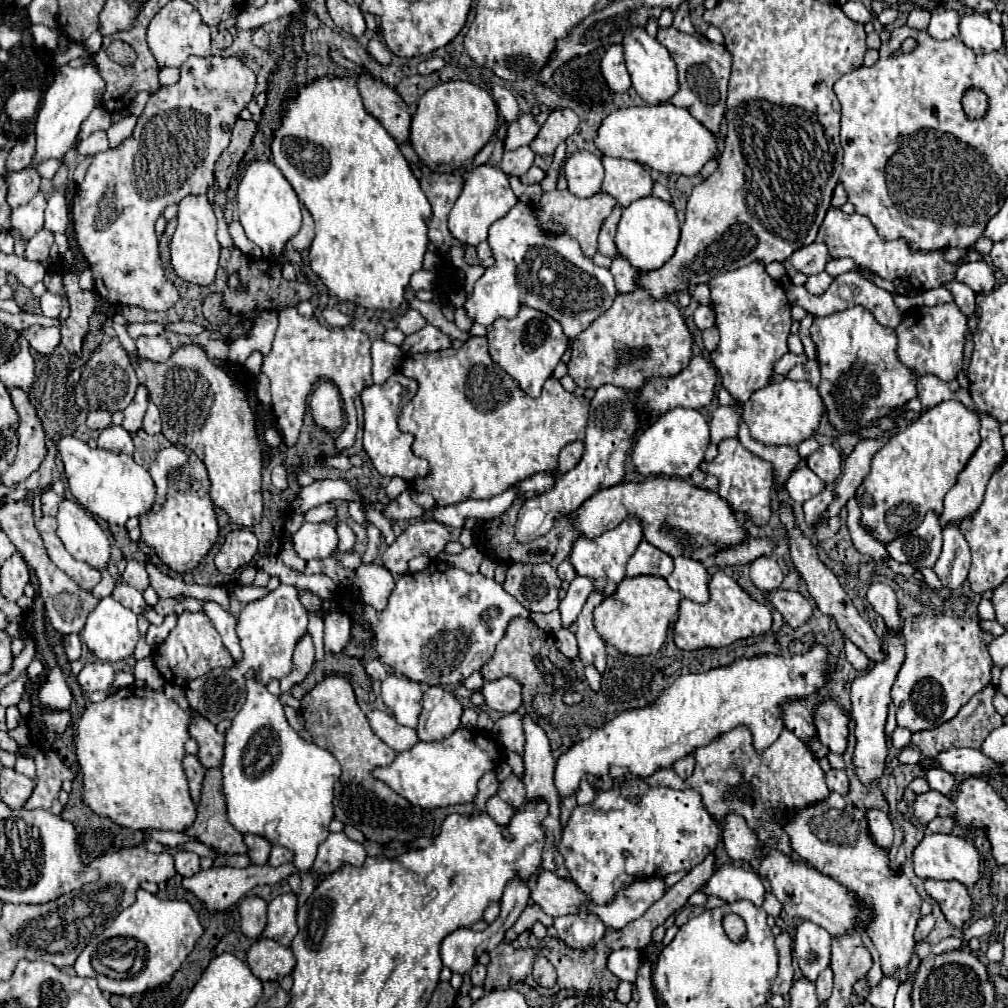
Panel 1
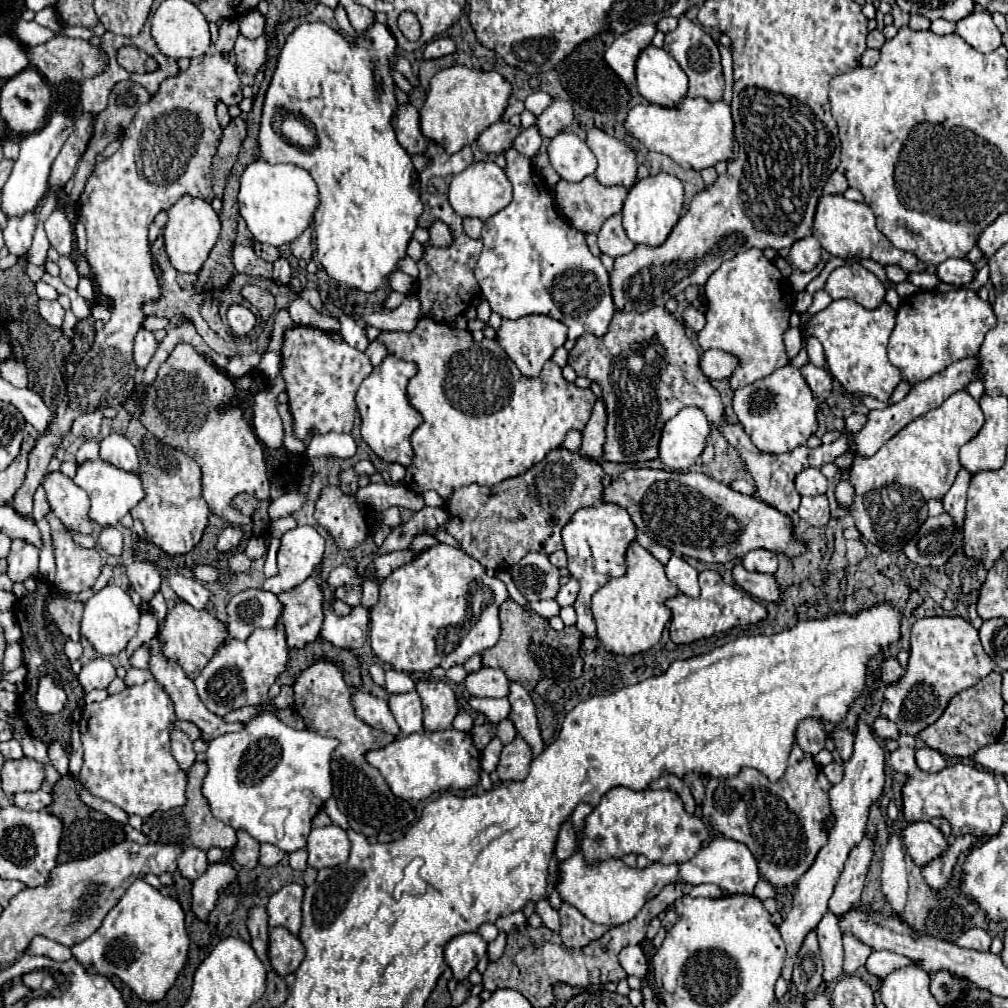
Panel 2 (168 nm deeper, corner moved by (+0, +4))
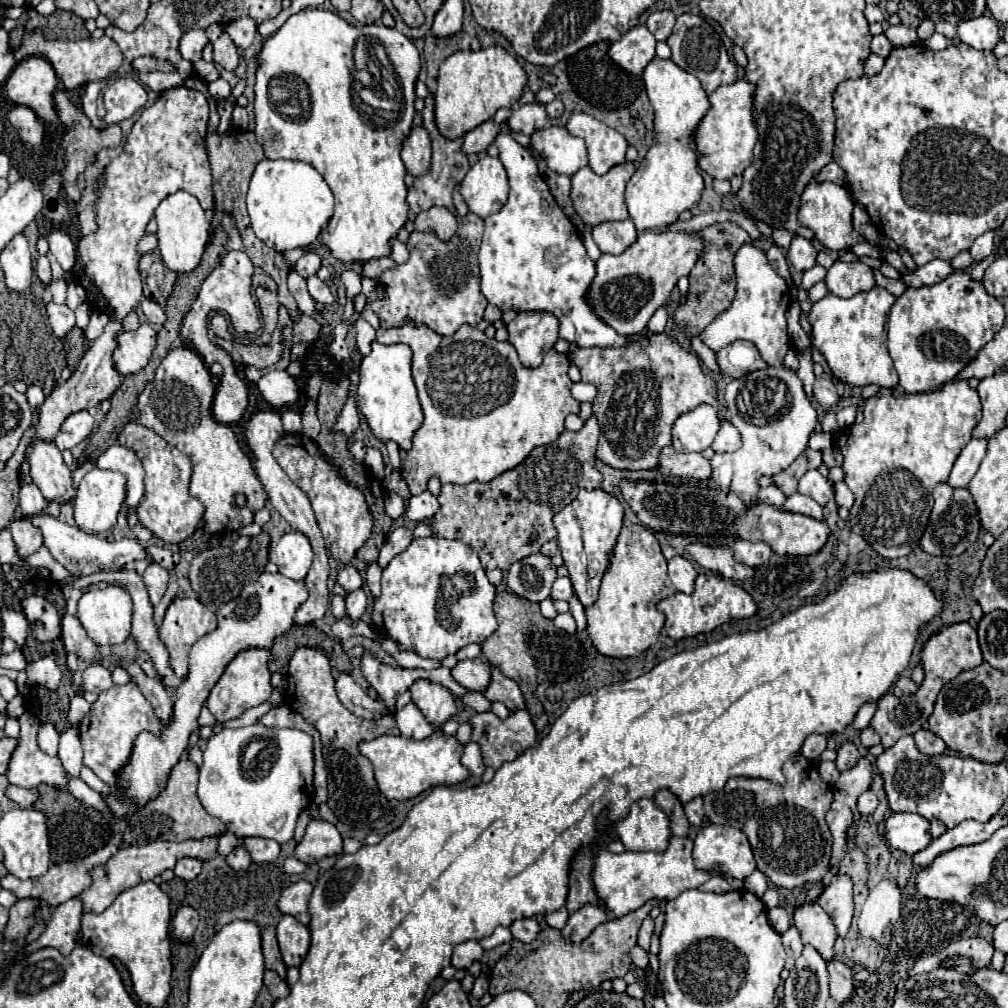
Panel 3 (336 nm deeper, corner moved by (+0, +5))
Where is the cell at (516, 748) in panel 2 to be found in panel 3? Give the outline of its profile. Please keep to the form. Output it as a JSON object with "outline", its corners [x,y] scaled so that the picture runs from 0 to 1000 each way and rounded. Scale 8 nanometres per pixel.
{"outline":[[[488,705],[486,707],[472,707],[468,713],[468,735],[472,735],[478,741],[480,757],[484,761],[498,761],[498,757],[504,757],[506,753],[512,753],[518,749],[518,745],[524,745],[526,741],[532,741],[534,737],[534,727],[532,721],[524,709],[524,705],[510,705],[502,715],[496,715]]]}

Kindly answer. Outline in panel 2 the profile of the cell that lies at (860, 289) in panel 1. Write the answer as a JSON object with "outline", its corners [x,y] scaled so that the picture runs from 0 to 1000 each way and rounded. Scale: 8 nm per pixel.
{"outline":[[[851,260],[825,268],[817,288],[821,288],[825,298],[845,296],[857,306],[871,306],[879,290],[877,282]]]}

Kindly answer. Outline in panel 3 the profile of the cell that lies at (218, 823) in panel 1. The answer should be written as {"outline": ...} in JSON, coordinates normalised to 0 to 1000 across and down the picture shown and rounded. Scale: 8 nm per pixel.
{"outline":[[[179,753],[167,771],[163,785],[141,803],[133,805],[127,814],[127,822],[123,824],[123,836],[141,838],[151,836],[157,832],[165,834],[185,834],[185,832],[202,832],[202,830],[218,830],[224,826],[224,818],[208,811],[200,797],[194,791],[194,777],[196,777],[196,761],[188,753]]]}

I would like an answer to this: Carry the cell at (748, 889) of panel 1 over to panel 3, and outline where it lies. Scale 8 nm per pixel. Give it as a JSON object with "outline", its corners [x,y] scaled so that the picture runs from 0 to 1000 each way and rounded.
{"outline":[[[702,818],[688,832],[688,858],[694,864],[710,864],[718,870],[738,874],[750,862],[750,854],[740,828],[724,818]]]}

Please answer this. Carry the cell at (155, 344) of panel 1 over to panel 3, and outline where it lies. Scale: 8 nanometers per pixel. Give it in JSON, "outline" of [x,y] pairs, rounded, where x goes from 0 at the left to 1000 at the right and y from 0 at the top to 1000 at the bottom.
{"outline":[[[141,320],[135,328],[123,328],[119,332],[119,344],[113,348],[113,360],[117,370],[131,372],[145,364],[151,346],[155,344],[155,328]]]}

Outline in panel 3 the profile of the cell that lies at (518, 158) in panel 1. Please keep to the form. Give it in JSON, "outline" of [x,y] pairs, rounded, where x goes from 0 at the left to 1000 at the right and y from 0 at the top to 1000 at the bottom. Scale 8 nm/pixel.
{"outline":[[[524,102],[524,104],[512,106],[508,116],[504,118],[504,122],[506,122],[508,130],[528,134],[530,130],[534,130],[534,126],[544,126],[544,116],[542,116],[540,104]]]}

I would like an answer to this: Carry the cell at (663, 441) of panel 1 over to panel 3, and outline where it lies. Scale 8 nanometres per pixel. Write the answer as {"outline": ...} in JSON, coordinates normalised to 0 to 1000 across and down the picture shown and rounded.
{"outline":[[[694,402],[683,410],[677,410],[667,424],[669,447],[696,447],[700,445],[714,426],[710,408],[704,402]]]}

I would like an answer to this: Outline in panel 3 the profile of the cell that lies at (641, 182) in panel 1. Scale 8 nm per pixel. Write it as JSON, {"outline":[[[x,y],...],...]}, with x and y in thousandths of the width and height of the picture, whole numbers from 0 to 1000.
{"outline":[[[581,112],[567,114],[562,122],[562,128],[567,134],[577,136],[581,140],[583,158],[585,158],[585,166],[589,168],[589,172],[599,174],[613,162],[621,160],[623,142],[619,138],[619,134],[615,134],[611,128],[595,122],[587,114],[581,114]]]}

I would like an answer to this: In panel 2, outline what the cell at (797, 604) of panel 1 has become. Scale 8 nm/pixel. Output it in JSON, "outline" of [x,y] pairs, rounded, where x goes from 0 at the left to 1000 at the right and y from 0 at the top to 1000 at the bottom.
{"outline":[[[728,560],[726,563],[726,575],[738,583],[742,589],[746,589],[752,595],[766,595],[770,597],[774,593],[772,579],[768,571],[754,569],[754,567],[742,567],[736,563],[736,560]]]}

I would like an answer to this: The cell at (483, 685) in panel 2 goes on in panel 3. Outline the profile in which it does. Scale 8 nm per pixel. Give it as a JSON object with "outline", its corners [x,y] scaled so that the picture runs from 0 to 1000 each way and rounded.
{"outline":[[[476,650],[472,654],[462,654],[454,656],[454,660],[448,664],[448,672],[462,682],[464,686],[482,686],[486,680],[486,670],[488,670],[488,660]]]}

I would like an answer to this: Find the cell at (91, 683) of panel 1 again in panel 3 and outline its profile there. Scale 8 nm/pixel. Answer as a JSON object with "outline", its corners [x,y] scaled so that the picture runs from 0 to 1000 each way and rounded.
{"outline":[[[91,658],[81,668],[81,674],[83,674],[83,686],[93,686],[93,688],[105,686],[105,684],[109,684],[113,680],[109,664],[103,662],[101,658]]]}

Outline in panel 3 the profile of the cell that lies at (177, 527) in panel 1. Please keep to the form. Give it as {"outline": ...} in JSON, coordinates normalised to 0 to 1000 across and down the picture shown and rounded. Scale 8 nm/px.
{"outline":[[[131,418],[127,420],[121,430],[117,432],[117,438],[129,445],[135,447],[139,453],[143,465],[145,465],[145,491],[135,503],[135,511],[139,519],[151,527],[153,533],[161,535],[163,539],[181,539],[187,533],[192,531],[196,521],[200,519],[202,513],[202,501],[198,495],[190,493],[187,483],[188,483],[188,471],[190,471],[190,459],[188,453],[177,447],[175,443],[167,441],[159,432],[155,432],[151,426]]]}

